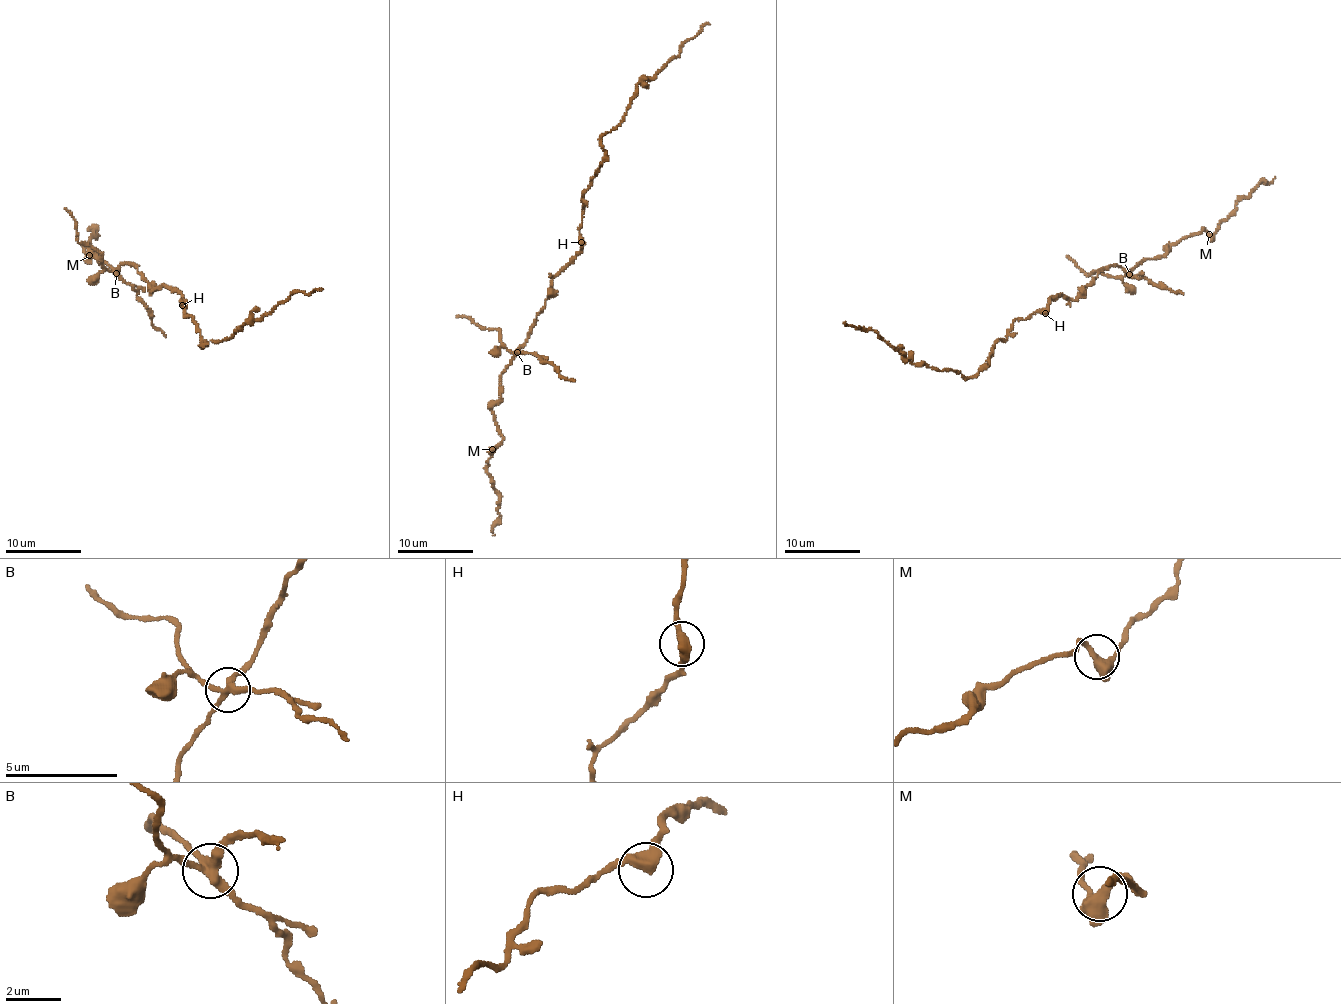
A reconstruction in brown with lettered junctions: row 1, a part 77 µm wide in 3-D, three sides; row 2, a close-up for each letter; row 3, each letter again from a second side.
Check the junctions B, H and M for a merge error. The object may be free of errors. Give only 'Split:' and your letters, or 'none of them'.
Split: B

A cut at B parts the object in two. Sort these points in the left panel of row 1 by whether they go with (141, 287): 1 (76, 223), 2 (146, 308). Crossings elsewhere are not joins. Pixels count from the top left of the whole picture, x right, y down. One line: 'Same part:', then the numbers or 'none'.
Same part: 1, 2

